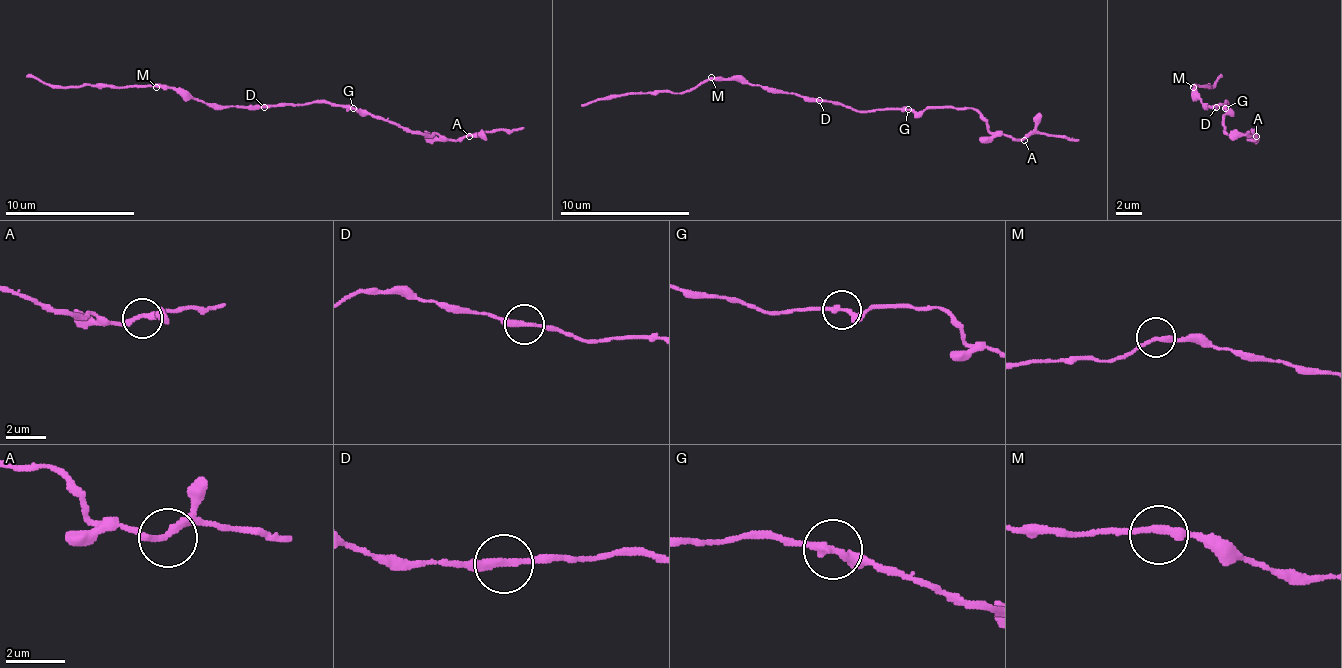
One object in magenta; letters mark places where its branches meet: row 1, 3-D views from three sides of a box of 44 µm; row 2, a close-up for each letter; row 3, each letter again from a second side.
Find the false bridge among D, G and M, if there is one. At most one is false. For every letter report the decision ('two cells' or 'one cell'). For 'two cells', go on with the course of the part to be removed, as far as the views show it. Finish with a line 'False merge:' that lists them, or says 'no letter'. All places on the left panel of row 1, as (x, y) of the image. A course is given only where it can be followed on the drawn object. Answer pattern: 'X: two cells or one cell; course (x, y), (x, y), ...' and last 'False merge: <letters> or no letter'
D: one cell
G: one cell
M: one cell
False merge: no letter

